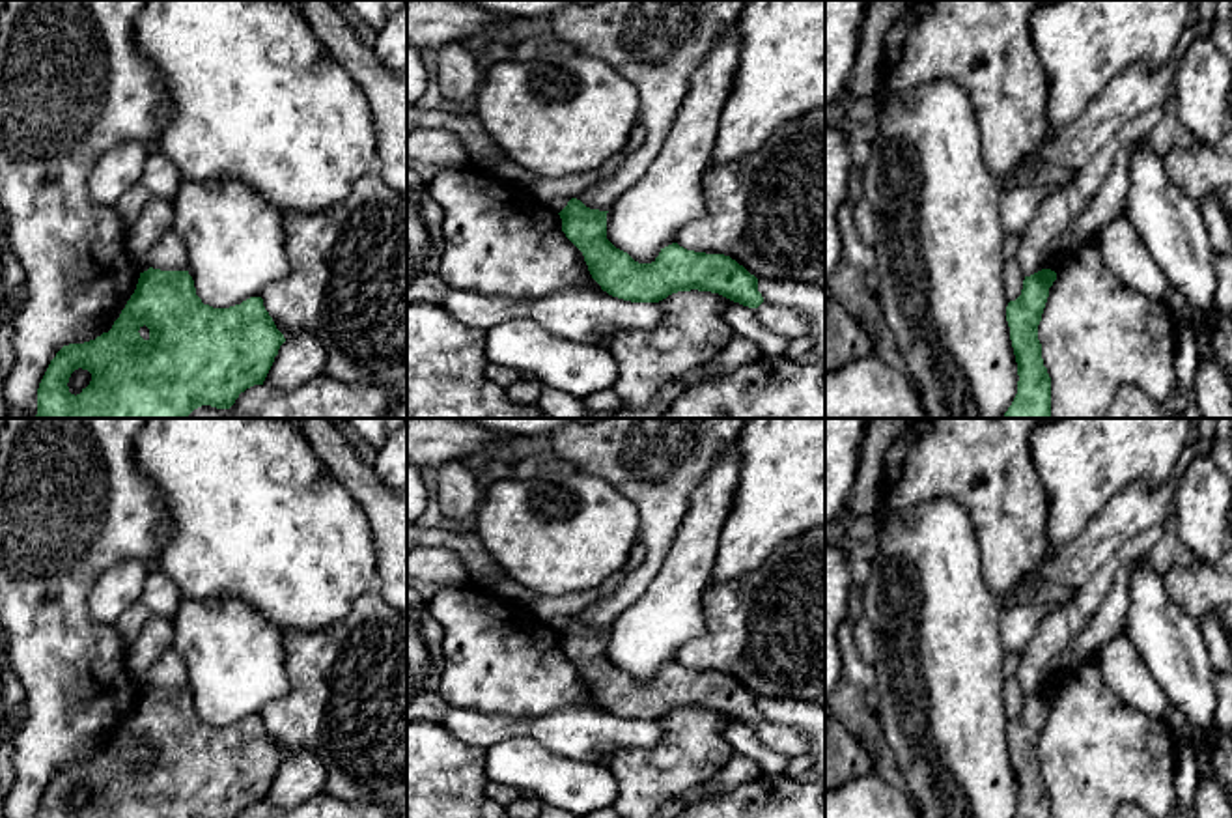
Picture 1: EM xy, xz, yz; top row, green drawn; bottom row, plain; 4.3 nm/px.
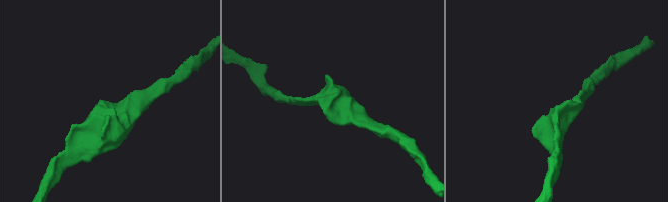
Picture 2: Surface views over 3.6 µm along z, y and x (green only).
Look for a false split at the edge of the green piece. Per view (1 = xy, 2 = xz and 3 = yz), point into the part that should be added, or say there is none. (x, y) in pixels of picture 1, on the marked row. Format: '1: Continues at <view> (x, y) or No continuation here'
1: No continuation here
2: No continuation here
3: No continuation here

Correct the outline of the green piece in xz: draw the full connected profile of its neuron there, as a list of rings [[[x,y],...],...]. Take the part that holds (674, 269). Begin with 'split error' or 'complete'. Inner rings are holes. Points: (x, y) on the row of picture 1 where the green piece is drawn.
complete; [[[571,198],[558,213],[562,232],[582,252],[592,278],[612,297],[659,303],[678,291],[711,291],[749,308],[763,303],[758,278],[724,254],[672,243],[651,263],[638,263],[607,239],[607,213]]]

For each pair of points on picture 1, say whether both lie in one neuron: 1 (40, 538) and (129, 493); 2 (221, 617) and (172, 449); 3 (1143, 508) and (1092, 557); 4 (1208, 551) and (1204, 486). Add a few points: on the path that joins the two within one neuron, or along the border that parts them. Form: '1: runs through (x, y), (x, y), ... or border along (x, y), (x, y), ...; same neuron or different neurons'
1: runs through (62, 516), (71, 507), (107, 507); same neuron
2: border along (183, 598), (239, 598), (258, 611); different neurons
3: runs through (1130, 518), (1104, 544); same neuron
4: runs through (1204, 535), (1204, 503); same neuron

